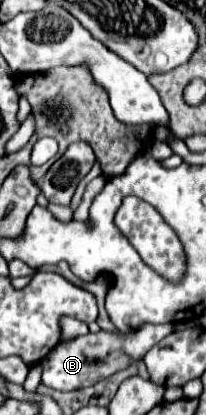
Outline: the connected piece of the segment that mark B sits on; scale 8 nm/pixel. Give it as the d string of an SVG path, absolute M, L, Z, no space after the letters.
M146 324L132 334L118 336L118 334L100 330L98 334L88 332L86 336L76 336L74 340L64 340L64 342L56 344L56 348L52 348L50 354L44 356L44 364L42 364L44 384L48 388L62 390L62 392L92 386L96 382L112 376L114 372L126 368L130 364L130 360L142 358L154 344L158 344L170 332L172 332L172 324L162 324L162 326Z

